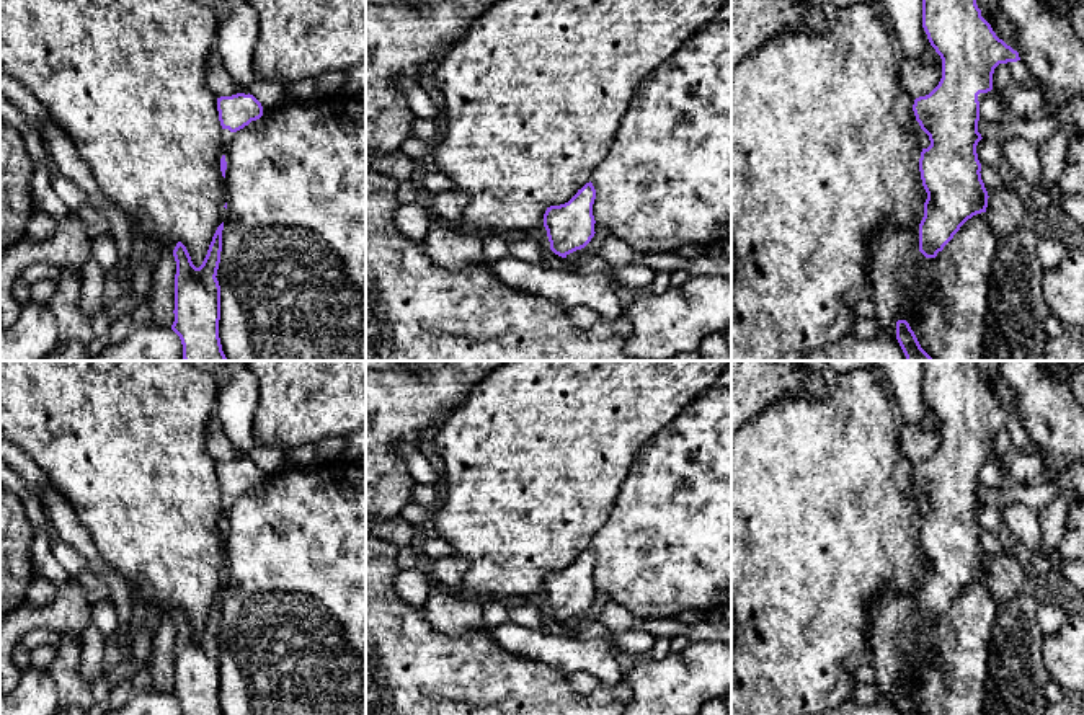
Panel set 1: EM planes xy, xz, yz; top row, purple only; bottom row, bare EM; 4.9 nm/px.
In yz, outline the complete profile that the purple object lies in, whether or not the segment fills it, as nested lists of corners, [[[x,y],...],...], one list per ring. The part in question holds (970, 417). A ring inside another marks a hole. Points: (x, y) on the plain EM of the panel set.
[[[921,361],[922,362],[922,393],[931,411],[942,424],[942,444],[926,462],[914,465],[913,477],[921,495],[929,501],[931,511],[922,514],[919,537],[922,552],[927,558],[924,583],[919,589],[919,617],[926,624],[935,624],[939,617],[953,604],[960,593],[976,580],[986,578],[988,557],[981,545],[981,529],[976,511],[983,504],[978,498],[980,469],[993,455],[993,439],[999,429],[1006,429],[1014,446],[1024,454],[1038,454],[1038,447],[1028,437],[1019,418],[996,402],[991,390],[981,382],[975,361]]]

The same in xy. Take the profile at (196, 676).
[[[224,588],[217,593],[199,633],[193,630],[181,607],[173,615],[176,640],[171,695],[180,702],[183,715],[222,715],[219,704],[220,651],[215,643],[222,617],[222,596]]]

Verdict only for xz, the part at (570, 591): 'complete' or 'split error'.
complete

